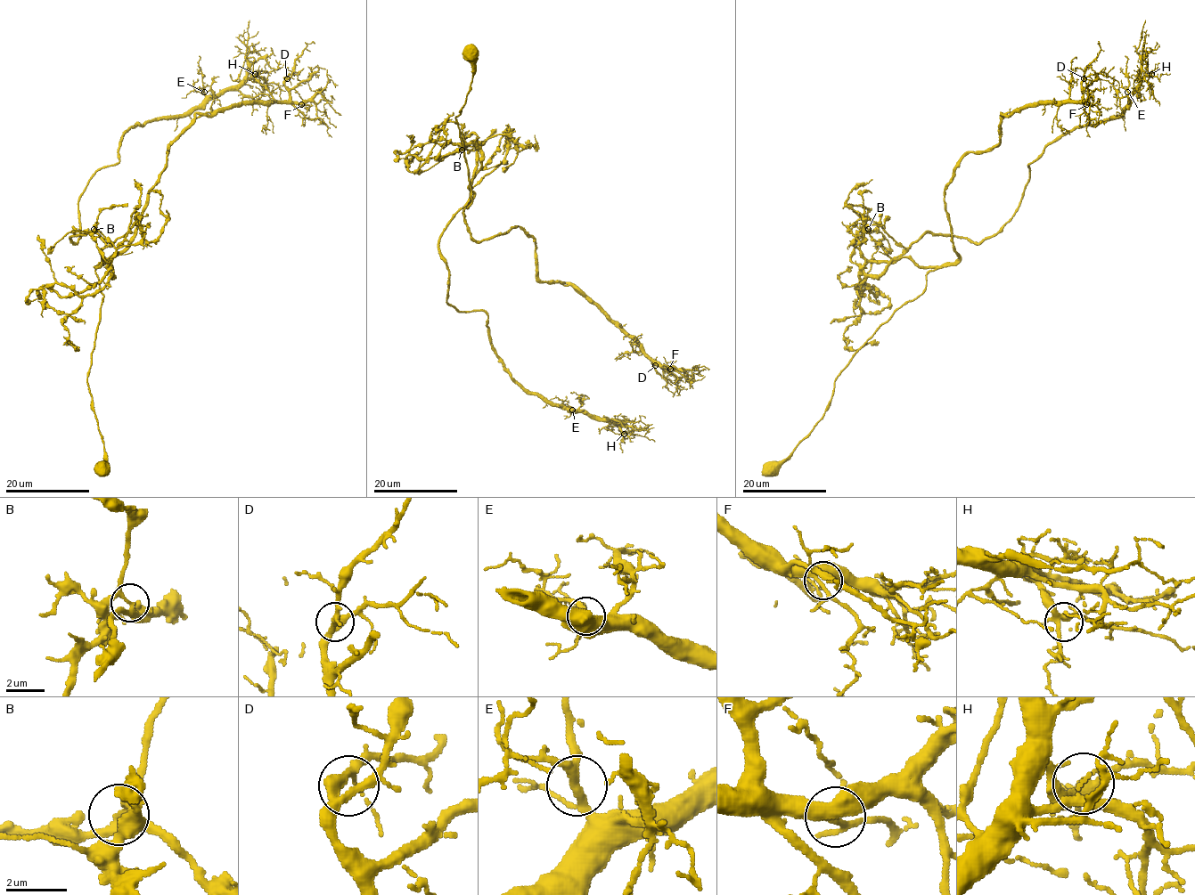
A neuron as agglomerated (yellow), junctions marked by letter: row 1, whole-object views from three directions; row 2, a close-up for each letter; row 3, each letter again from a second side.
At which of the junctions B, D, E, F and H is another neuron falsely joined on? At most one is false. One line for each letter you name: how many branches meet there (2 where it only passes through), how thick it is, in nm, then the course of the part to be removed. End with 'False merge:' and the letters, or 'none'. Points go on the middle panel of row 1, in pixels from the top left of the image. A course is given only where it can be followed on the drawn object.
B: branches 4; calibre 260 nm; course (462, 150), (477, 136), (481, 168), (440, 239), (447, 303), (487, 315), (523, 387), (617, 427)
False merge: B

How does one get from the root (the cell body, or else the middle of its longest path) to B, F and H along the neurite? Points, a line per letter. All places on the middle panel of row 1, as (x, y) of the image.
B: (472, 54), (472, 81), (455, 117), (471, 199), (464, 216), (476, 151), (484, 142), (462, 150)
F: (472, 54), (455, 117), (470, 234), (484, 240), (519, 226), (535, 240), (541, 280), (577, 286), (670, 369)
H: (472, 54), (464, 216), (473, 198), (440, 239), (447, 303), (487, 315), (523, 387), (624, 434)

